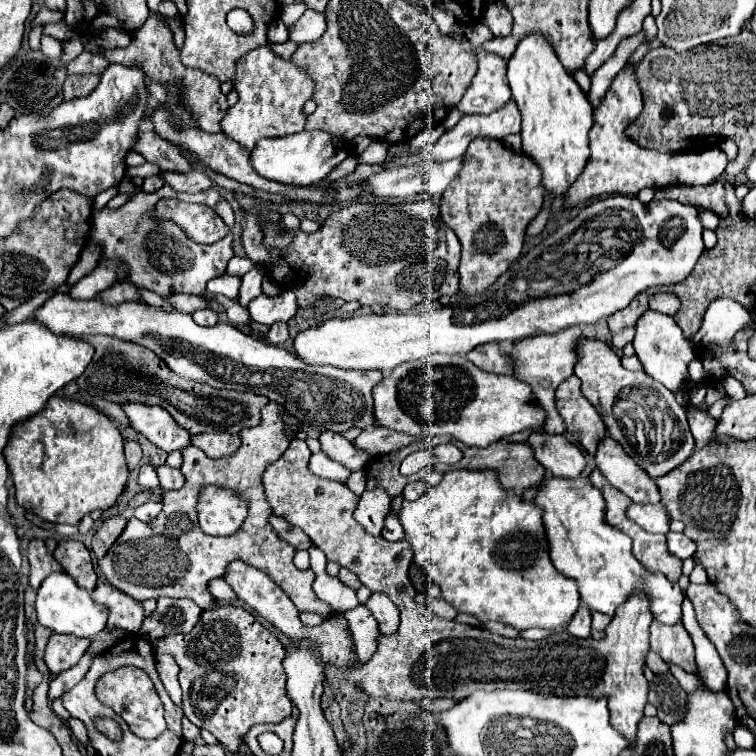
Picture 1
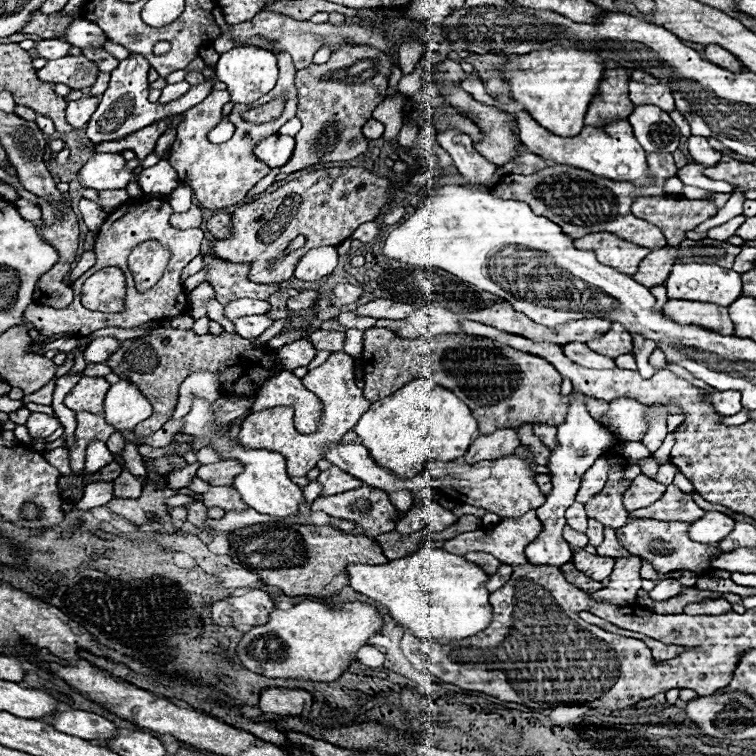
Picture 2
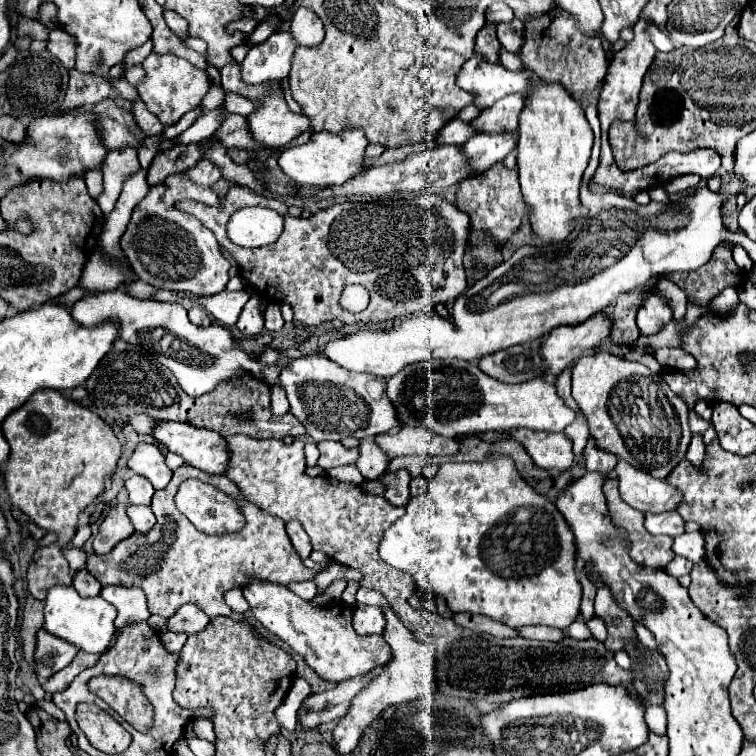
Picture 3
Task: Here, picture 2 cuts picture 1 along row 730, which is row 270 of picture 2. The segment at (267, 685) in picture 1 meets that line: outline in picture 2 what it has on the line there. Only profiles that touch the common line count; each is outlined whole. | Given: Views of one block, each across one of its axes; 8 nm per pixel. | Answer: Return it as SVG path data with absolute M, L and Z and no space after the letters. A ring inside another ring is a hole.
M212 258L212 270L206 278L216 288L216 300L220 304L228 304L236 298L254 298L254 300L268 300L276 290L278 284L256 284L248 280L248 266L224 262L220 258Z

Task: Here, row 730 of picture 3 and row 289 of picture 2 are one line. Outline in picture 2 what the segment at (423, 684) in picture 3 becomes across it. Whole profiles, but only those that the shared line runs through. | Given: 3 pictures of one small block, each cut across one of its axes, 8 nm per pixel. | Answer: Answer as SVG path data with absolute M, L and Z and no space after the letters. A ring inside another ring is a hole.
M338 284L332 292L332 306L346 306L356 302L364 294L362 288L352 286L352 284Z

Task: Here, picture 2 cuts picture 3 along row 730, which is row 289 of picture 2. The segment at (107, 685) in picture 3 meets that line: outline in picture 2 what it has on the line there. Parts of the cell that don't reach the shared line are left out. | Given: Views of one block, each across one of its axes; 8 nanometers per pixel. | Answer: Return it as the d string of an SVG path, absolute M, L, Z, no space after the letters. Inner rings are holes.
M154 240L142 242L138 244L138 248L132 250L132 254L128 256L128 266L140 290L148 290L160 280L168 264L168 256L170 254Z

